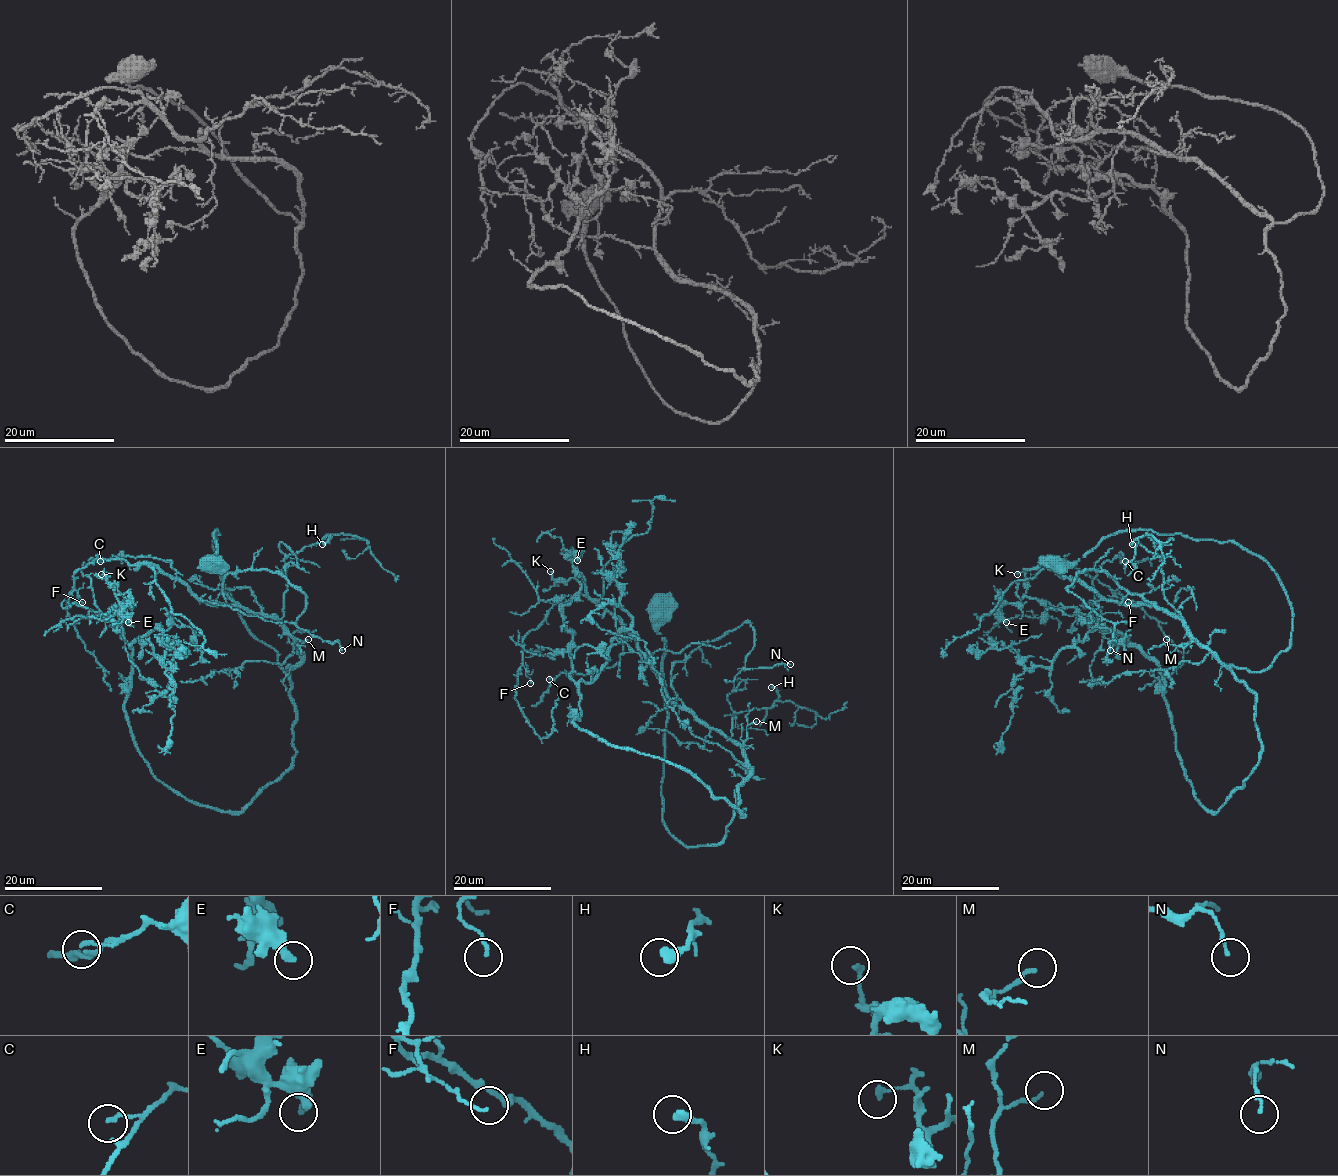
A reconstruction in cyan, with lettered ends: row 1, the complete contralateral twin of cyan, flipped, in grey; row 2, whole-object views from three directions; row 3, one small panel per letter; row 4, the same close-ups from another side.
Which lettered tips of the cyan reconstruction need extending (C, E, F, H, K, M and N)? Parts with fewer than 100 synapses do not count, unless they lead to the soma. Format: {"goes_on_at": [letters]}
{"goes_on_at": []}

